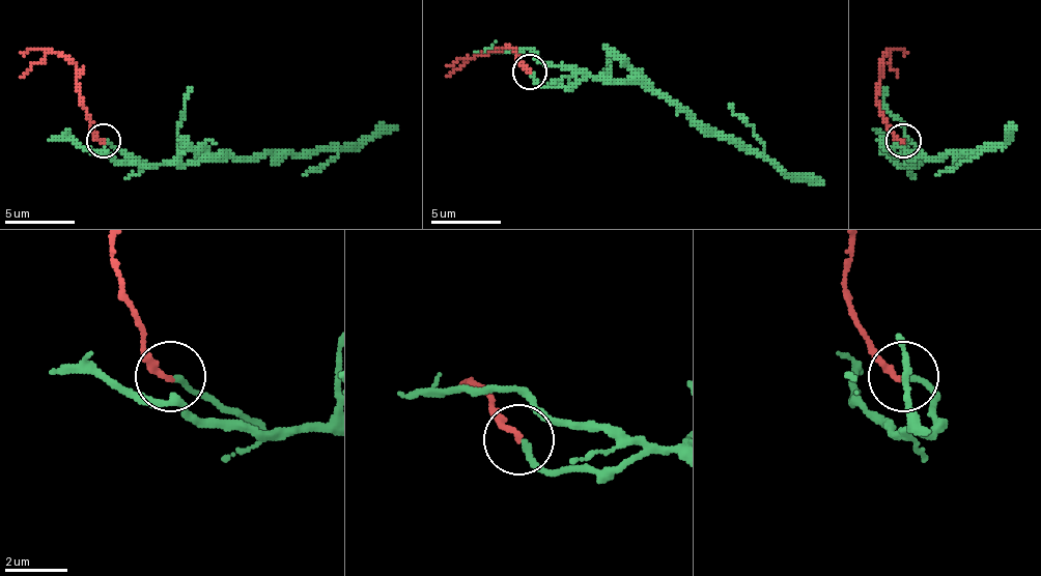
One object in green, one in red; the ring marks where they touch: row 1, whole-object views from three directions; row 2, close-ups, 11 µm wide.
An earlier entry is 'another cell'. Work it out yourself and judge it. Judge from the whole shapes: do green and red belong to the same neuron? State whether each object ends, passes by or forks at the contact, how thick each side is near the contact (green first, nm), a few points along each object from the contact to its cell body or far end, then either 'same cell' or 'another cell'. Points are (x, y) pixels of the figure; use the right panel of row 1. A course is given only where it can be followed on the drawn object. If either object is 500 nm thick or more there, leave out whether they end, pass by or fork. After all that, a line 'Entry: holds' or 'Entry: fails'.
green ends | red ends | 180/180 nm | green via (904, 140), (918, 150), (918, 161), (907, 164), (911, 161), (994, 150), (1016, 125) | red via (904, 140), (891, 130), (876, 102), (887, 53), (897, 77) | same cell
Entry: fails

